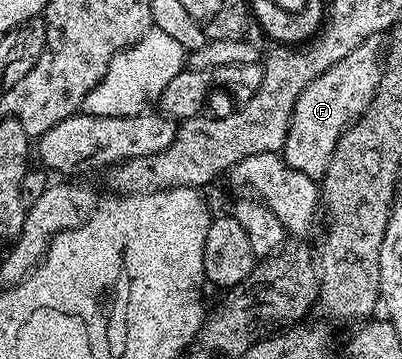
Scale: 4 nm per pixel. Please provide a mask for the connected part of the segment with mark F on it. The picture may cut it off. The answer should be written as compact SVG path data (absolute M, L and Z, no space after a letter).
M371 36L362 42L342 62L330 66L326 74L318 74L298 98L292 111L290 126L282 149L282 159L294 170L313 178L323 177L326 166L338 146L338 138L352 121L364 115L368 103L378 90L382 71L382 57L386 44L380 36Z

